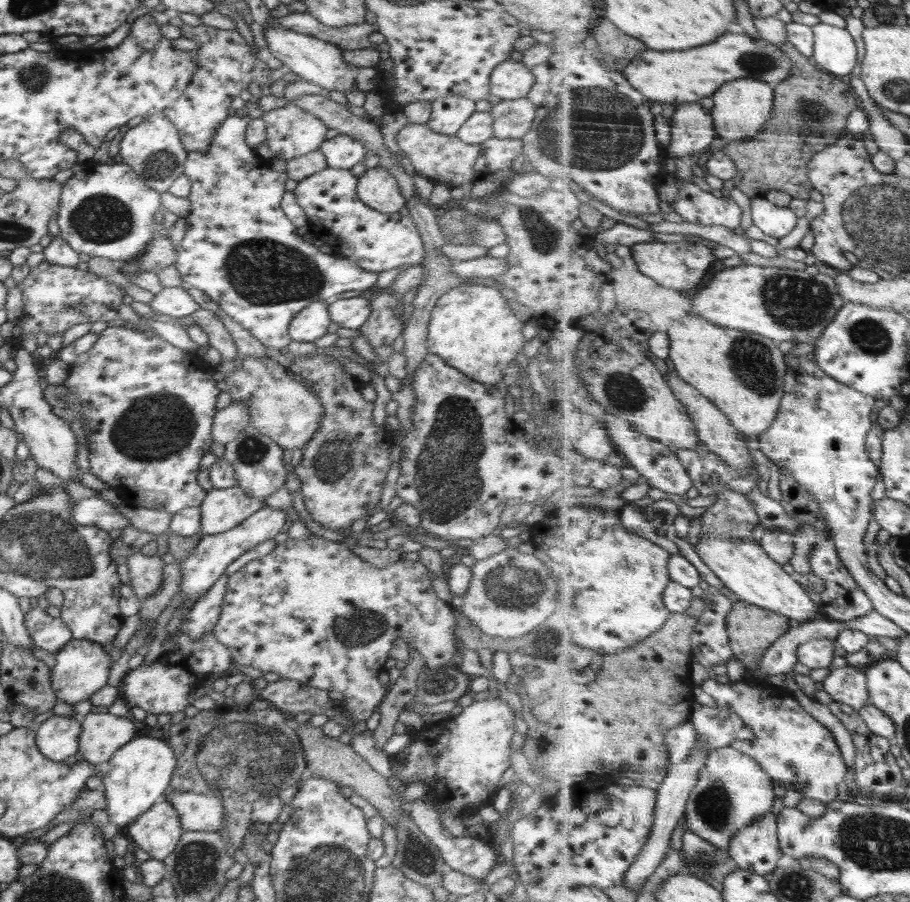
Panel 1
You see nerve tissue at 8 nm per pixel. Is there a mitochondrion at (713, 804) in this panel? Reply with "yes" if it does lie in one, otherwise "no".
yes

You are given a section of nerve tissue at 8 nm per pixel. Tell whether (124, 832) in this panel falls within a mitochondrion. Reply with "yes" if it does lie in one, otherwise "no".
no

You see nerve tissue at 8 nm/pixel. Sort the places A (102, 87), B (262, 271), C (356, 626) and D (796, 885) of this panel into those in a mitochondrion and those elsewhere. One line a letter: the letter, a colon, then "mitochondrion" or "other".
A: other
B: mitochondrion
C: mitochondrion
D: mitochondrion

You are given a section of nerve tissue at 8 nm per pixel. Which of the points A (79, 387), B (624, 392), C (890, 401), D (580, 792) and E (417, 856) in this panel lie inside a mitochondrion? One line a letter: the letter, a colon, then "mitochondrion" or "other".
A: other
B: mitochondrion
C: other
D: other
E: mitochondrion

